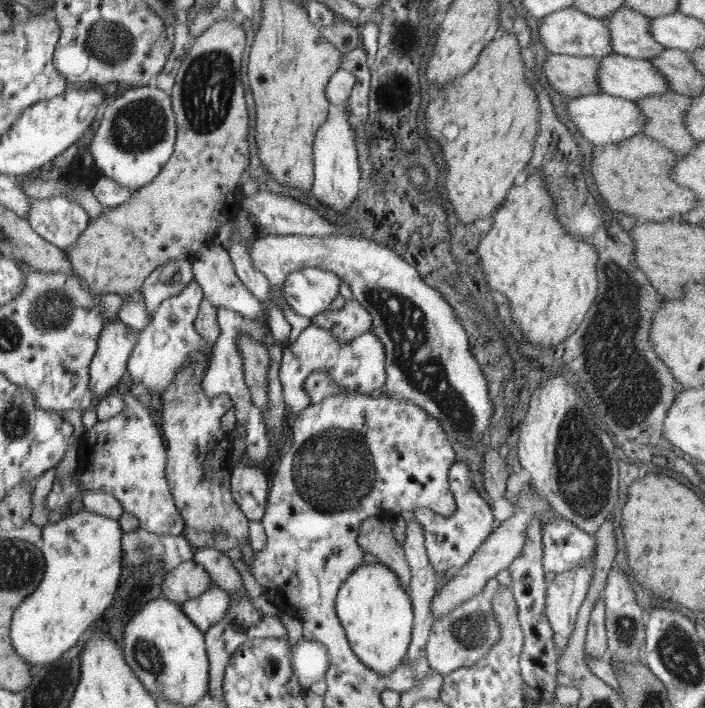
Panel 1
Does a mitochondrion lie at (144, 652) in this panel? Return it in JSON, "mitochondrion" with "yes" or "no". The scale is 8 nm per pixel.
{"mitochondrion":"yes"}

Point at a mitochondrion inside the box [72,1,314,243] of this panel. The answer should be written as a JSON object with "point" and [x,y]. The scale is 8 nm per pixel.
{"point":[206,88]}

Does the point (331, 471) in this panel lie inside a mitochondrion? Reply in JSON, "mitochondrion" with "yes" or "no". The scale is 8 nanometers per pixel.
{"mitochondrion":"yes"}

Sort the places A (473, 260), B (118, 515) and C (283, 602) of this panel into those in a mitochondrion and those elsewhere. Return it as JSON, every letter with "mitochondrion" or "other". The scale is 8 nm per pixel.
{"A":"other","B":"other","C":"other"}

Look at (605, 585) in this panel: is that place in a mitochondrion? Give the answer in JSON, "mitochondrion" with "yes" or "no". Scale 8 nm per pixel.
{"mitochondrion":"no"}

